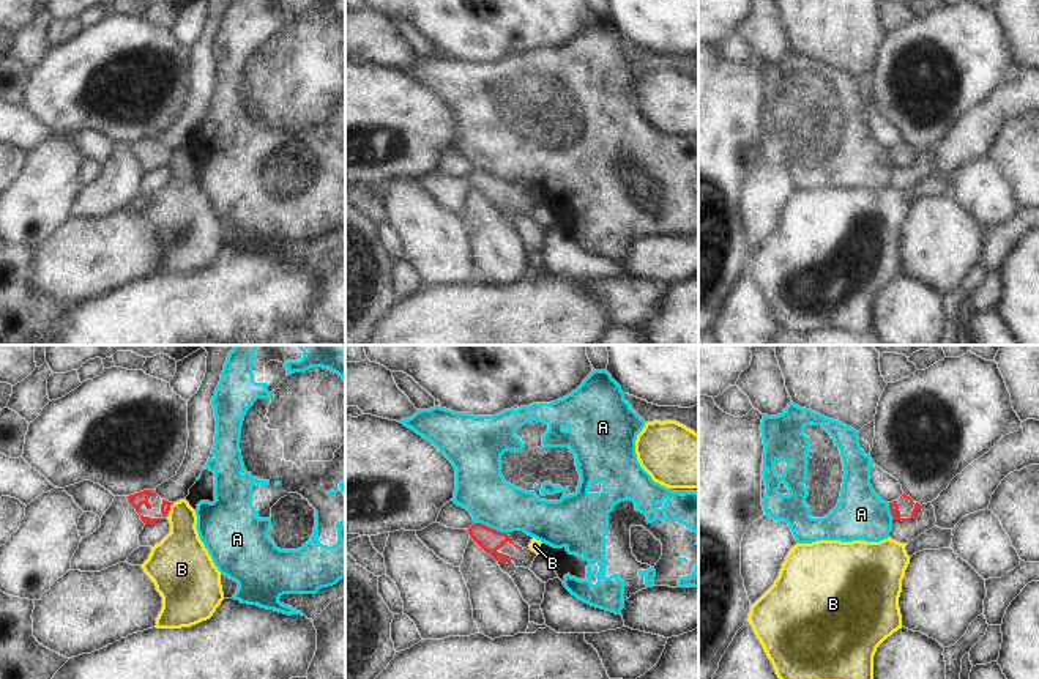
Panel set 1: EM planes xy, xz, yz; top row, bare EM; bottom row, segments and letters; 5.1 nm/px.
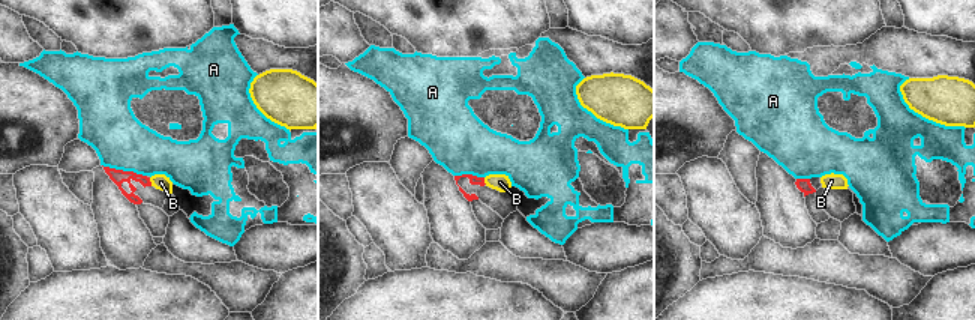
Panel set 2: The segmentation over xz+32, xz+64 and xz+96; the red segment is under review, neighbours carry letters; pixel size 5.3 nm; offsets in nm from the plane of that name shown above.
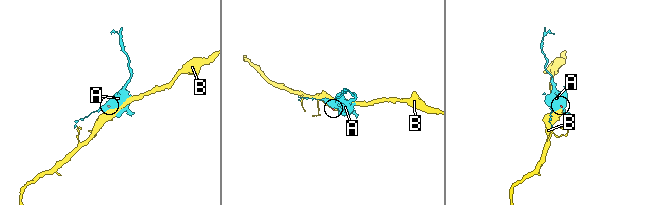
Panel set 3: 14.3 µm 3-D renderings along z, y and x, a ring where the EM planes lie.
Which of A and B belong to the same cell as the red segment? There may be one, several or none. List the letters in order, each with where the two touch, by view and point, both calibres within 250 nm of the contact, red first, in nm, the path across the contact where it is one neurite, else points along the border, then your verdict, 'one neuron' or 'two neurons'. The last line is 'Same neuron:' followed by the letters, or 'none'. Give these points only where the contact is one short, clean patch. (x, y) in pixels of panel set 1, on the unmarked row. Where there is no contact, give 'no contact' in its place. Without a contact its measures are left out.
A: contact xz (491, 175); calibres 120 and 260 nm; border xz (475, 169), (506, 181); two neurons
B: contact xy (171, 152); calibres 50 and 240 nm; border xy (174, 150), (169, 156); two neurons
Same neuron: none

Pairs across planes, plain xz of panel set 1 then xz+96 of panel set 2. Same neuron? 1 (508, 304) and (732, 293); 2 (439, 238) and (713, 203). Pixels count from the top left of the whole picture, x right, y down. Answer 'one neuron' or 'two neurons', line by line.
1: one neuron
2: one neuron

